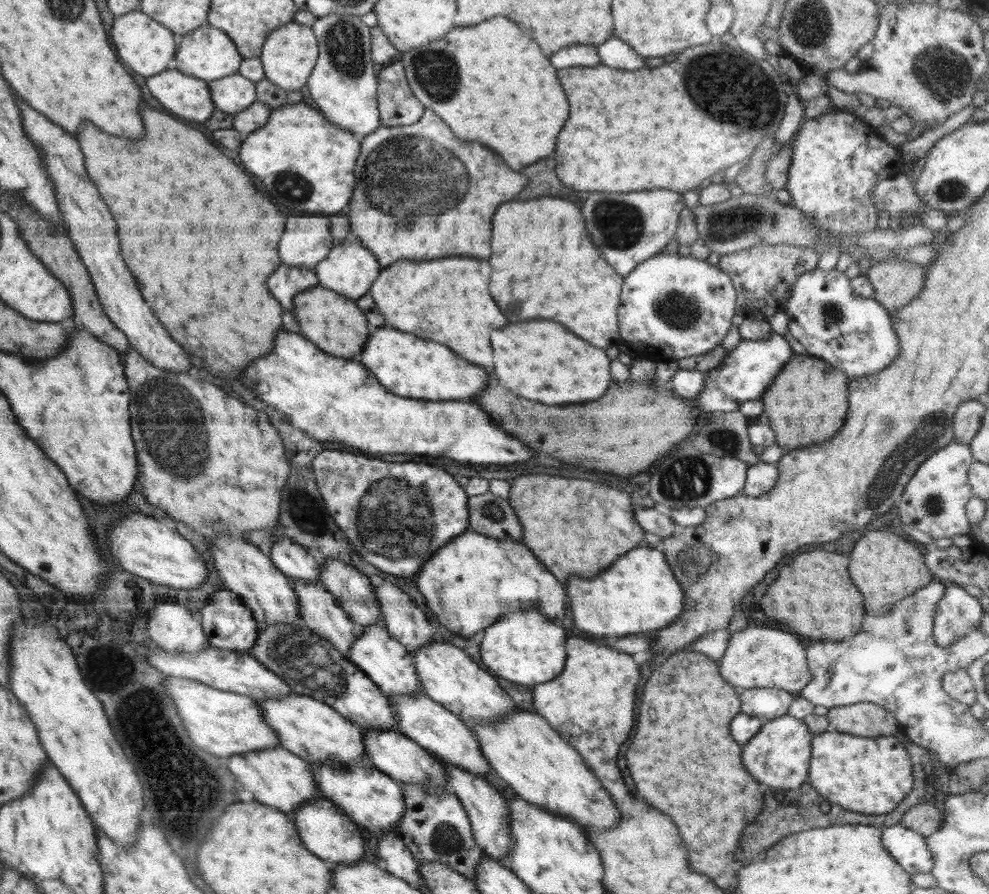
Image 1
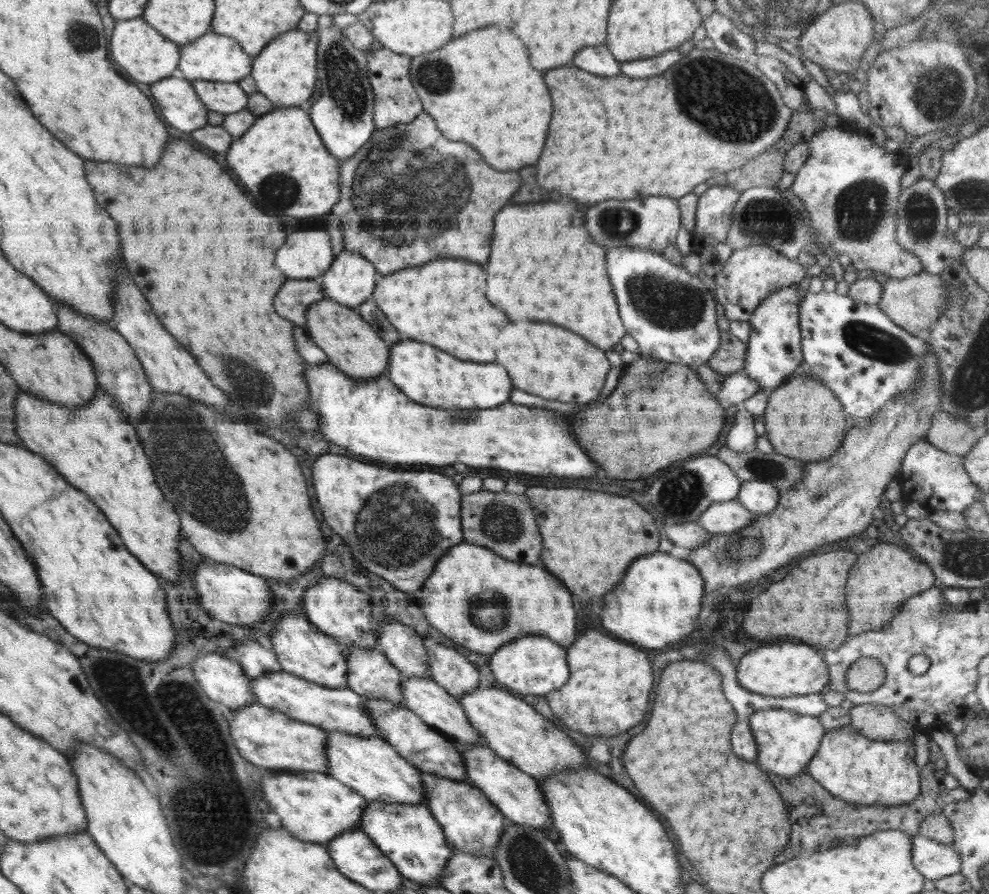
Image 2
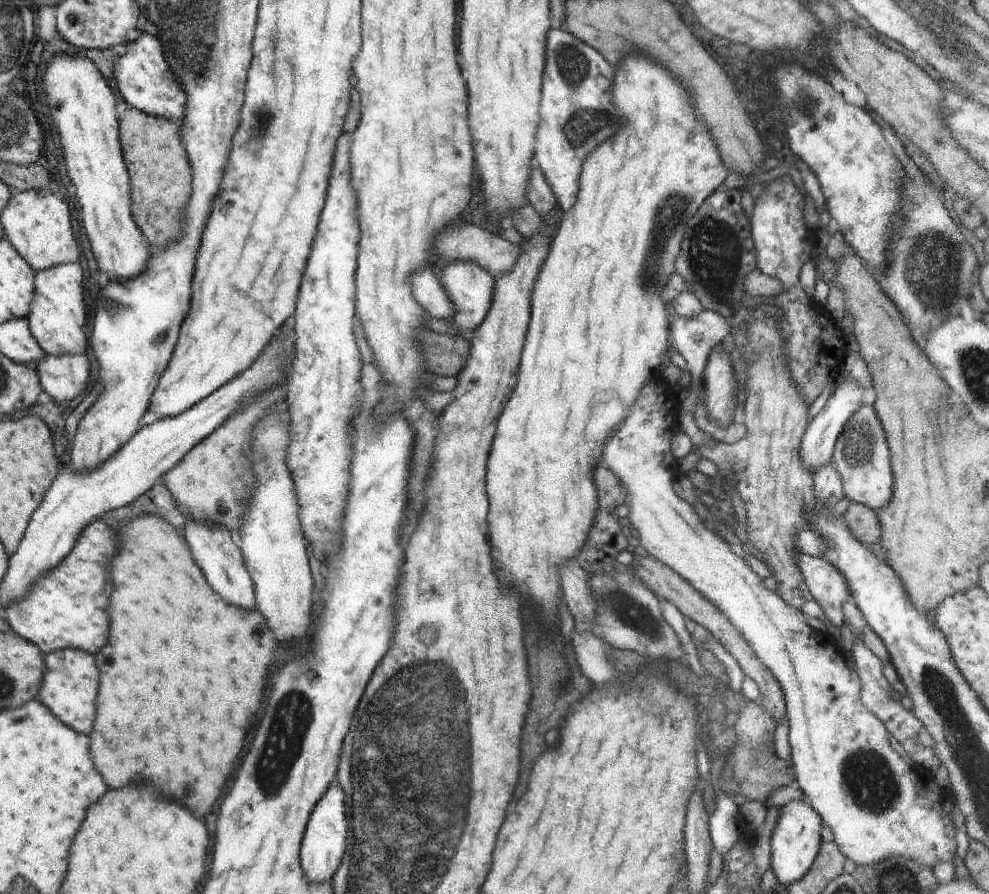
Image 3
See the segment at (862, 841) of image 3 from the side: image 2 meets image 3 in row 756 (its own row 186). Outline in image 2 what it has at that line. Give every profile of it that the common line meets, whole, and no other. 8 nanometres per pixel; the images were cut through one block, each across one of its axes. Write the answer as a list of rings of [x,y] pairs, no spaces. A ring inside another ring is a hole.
[[[825,127],[824,129],[818,131],[809,140],[809,157],[806,162],[800,167],[800,170],[795,174],[791,188],[789,189],[789,194],[796,200],[796,202],[802,206],[803,210],[807,214],[807,221],[810,225],[814,227],[813,231],[817,231],[818,234],[823,234],[828,240],[831,248],[837,254],[846,254],[852,260],[852,267],[856,272],[863,270],[872,270],[875,272],[884,273],[886,277],[890,279],[902,279],[907,277],[912,277],[923,272],[922,263],[916,257],[915,254],[908,252],[903,249],[900,244],[898,244],[896,233],[897,233],[897,220],[898,220],[898,197],[902,192],[902,187],[900,186],[900,179],[902,175],[907,171],[904,166],[900,163],[900,158],[902,154],[900,152],[887,152],[884,147],[880,147],[873,143],[868,134],[858,135],[851,134],[839,127]]]

